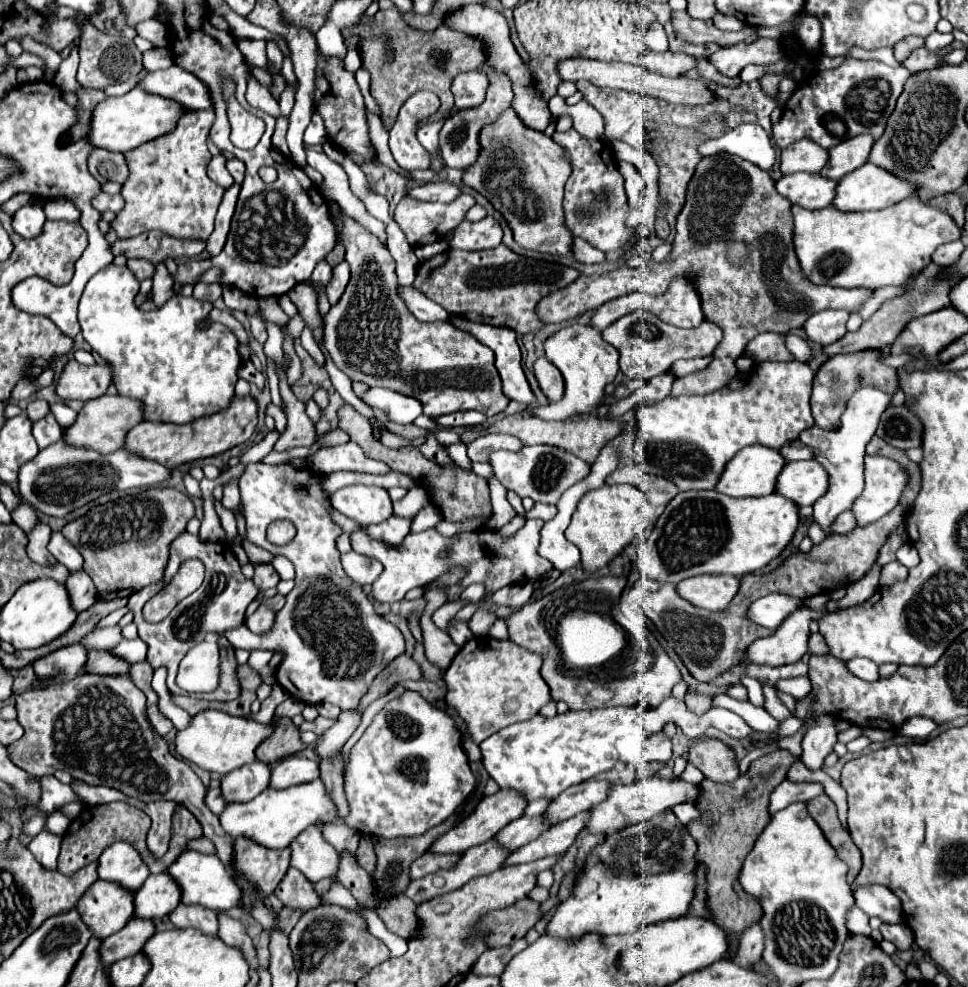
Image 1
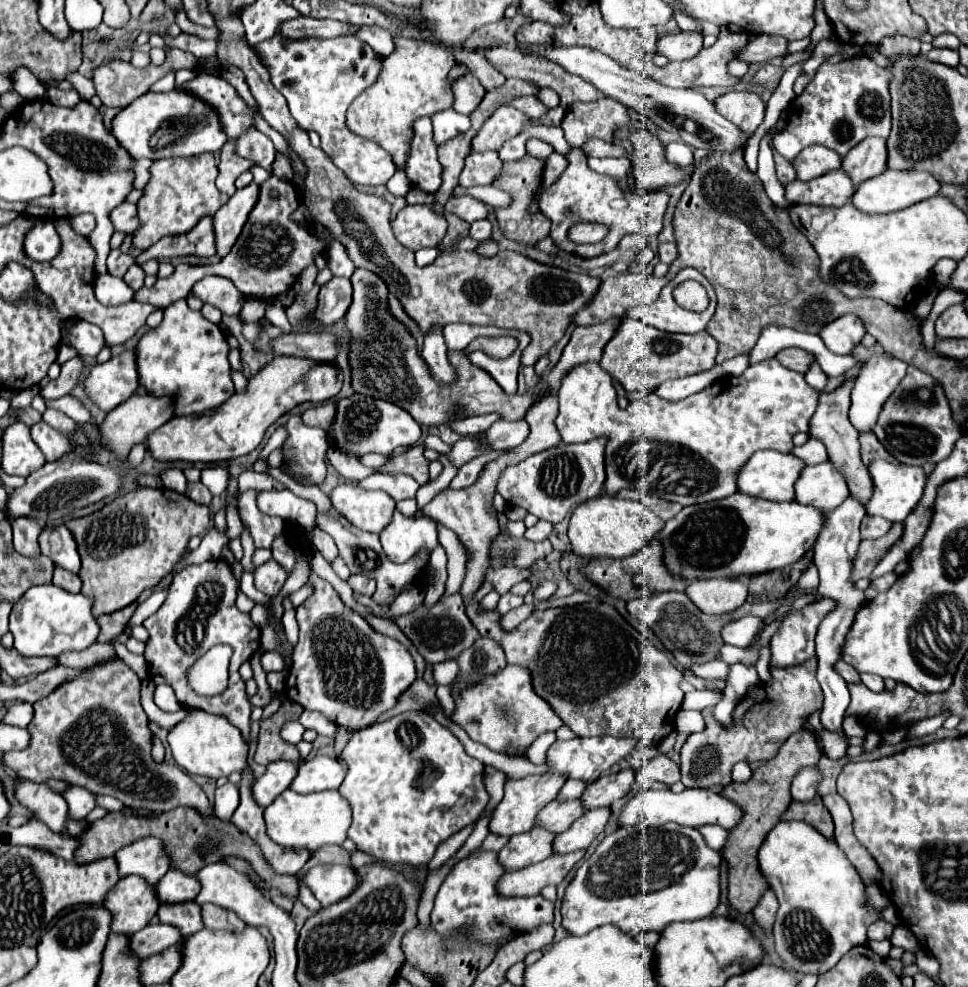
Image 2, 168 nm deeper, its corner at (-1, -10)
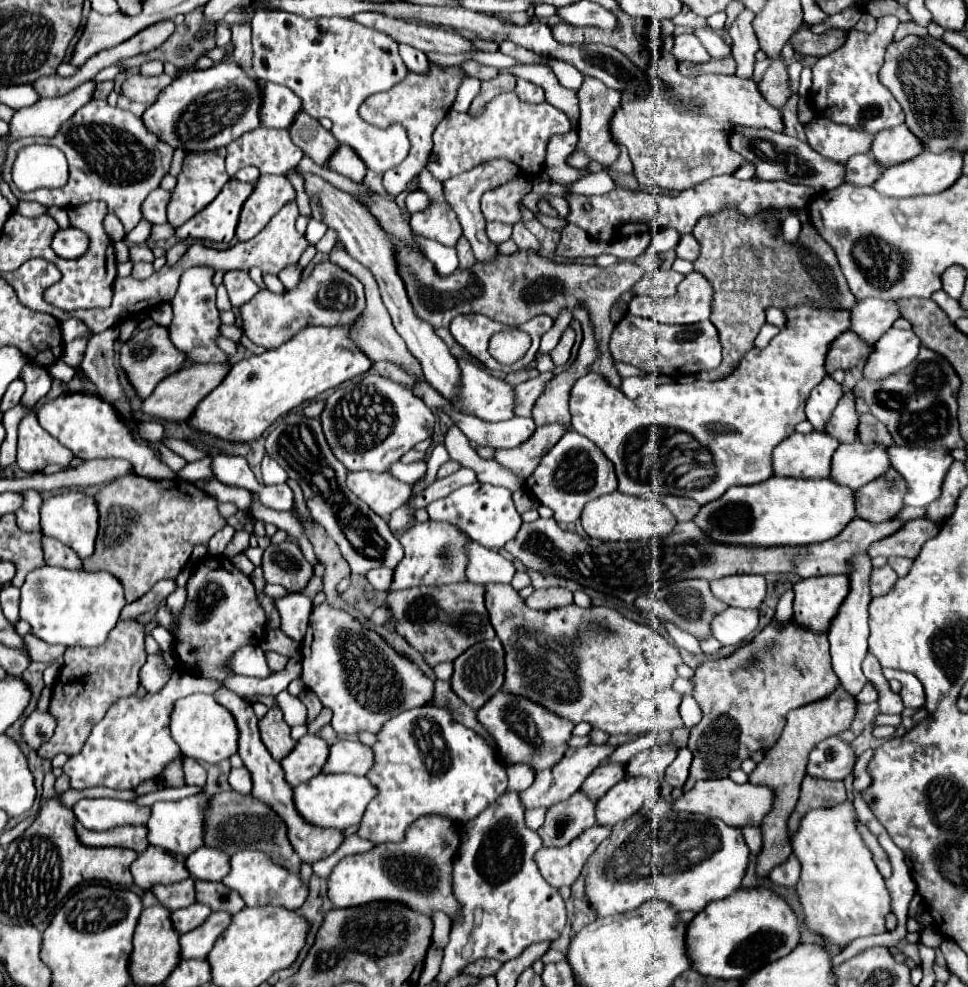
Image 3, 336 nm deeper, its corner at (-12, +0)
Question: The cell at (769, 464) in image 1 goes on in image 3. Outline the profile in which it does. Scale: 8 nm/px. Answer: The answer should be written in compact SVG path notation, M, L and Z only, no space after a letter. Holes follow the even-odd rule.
M799 434L785 438L773 452L775 476L791 478L827 478L831 472L831 458L839 440L823 434Z

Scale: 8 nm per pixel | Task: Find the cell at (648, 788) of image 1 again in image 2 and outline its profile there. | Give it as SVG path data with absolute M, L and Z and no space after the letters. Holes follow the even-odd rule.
M670 788L664 790L646 790L638 792L624 808L622 814L618 816L618 826L636 826L640 822L650 822L650 826L664 826L666 822L676 822L682 826L692 826L698 828L702 824L720 824L726 830L734 828L740 820L740 810L736 804L730 800L722 798L720 794L712 790L684 790L680 794L672 792Z

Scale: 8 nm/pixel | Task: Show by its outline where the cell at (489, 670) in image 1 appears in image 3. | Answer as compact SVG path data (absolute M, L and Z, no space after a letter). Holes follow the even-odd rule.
M497 692L479 712L477 720L489 730L489 734L497 740L499 756L503 756L505 764L527 764L533 772L541 772L545 768L553 768L567 750L567 742L571 738L573 724L555 716L539 704L533 704L527 698Z

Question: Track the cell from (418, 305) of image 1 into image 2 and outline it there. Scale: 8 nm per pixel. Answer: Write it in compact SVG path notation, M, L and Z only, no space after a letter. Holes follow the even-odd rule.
M432 326L424 334L422 358L428 362L428 366L430 366L436 380L452 382L456 378L454 368L450 366L450 362L446 358L446 344L442 340L442 326Z

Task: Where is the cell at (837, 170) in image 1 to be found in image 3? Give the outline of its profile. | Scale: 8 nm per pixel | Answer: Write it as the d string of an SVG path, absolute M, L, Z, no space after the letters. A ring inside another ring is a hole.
M905 124L877 132L871 148L871 156L885 168L907 162L921 152L925 152L925 146L921 144L921 140L913 138L913 132L909 132Z

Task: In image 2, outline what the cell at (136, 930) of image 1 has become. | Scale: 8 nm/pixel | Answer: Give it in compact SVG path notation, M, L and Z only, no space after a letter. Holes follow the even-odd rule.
M148 924L146 928L134 932L130 936L130 950L140 958L148 958L152 954L158 954L170 946L174 946L180 940L180 932L174 926L168 924Z

